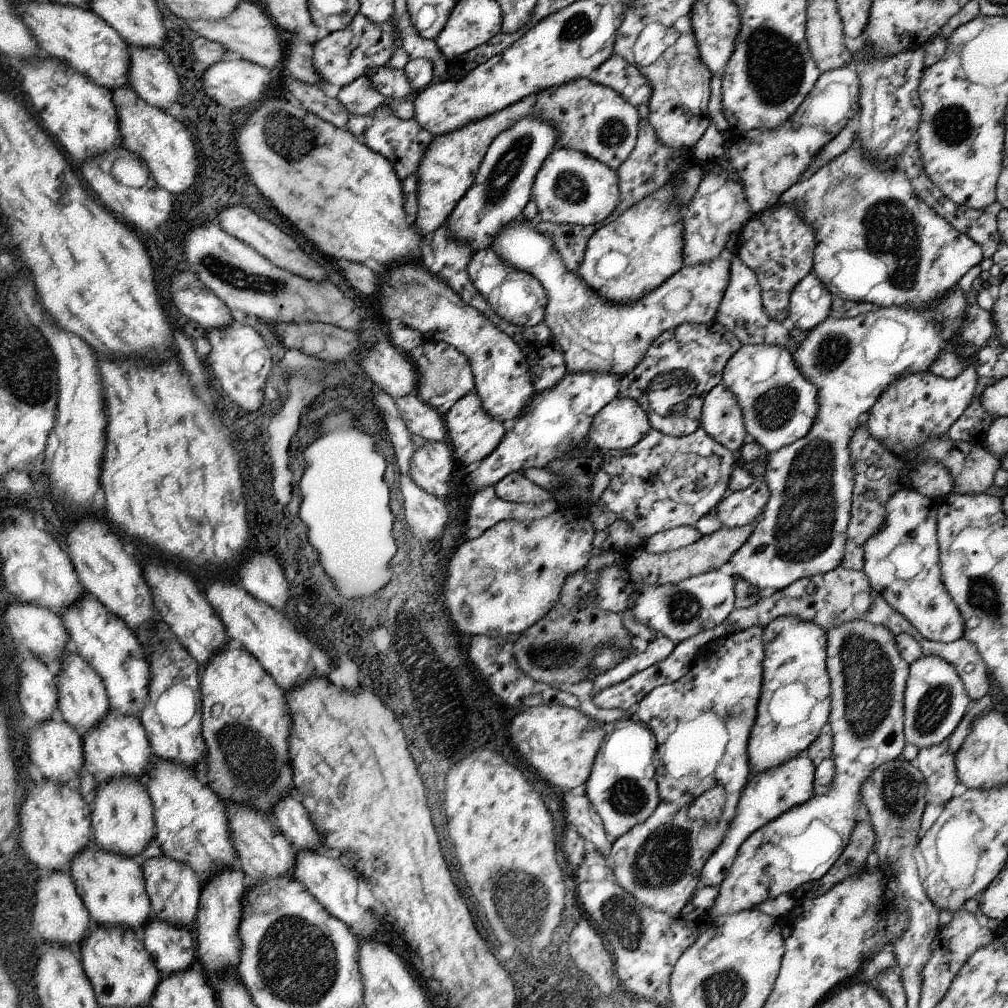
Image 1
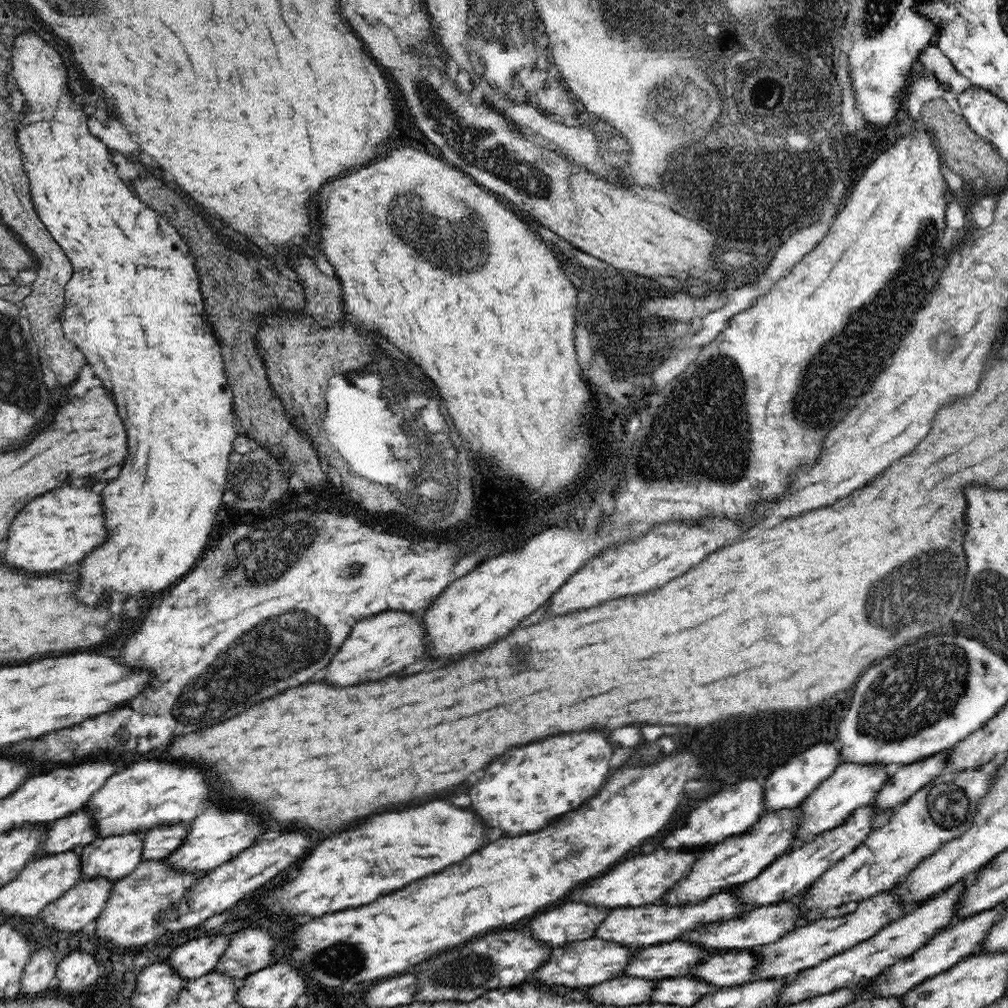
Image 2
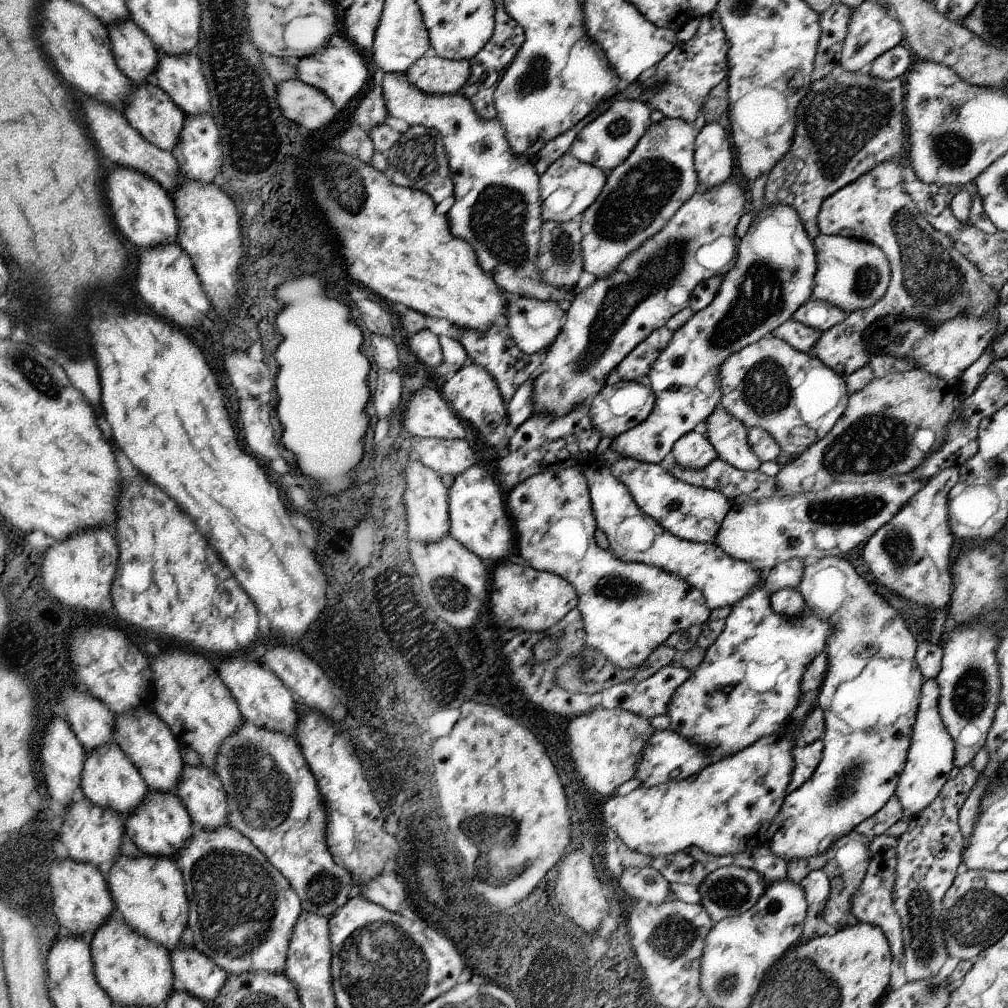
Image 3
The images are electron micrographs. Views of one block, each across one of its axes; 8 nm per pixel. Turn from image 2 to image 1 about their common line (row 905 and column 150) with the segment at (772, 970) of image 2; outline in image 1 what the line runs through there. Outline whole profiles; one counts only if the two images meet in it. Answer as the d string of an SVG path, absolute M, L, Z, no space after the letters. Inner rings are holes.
M159 856L159 858L149 858L141 864L143 874L145 874L145 888L151 900L151 920L167 922L177 928L195 928L197 920L197 908L199 908L199 898L201 898L201 882L193 868L189 868L183 862L177 862L169 856Z

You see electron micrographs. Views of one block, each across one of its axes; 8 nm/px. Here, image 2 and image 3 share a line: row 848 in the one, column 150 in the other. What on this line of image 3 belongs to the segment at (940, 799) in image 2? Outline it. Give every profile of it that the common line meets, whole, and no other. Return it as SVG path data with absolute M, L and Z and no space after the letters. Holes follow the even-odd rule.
M139 852L139 856L127 858L119 854L107 872L107 880L115 910L127 926L165 946L169 952L179 948L181 932L187 928L189 920L189 898L185 892L183 872L171 856L159 858Z

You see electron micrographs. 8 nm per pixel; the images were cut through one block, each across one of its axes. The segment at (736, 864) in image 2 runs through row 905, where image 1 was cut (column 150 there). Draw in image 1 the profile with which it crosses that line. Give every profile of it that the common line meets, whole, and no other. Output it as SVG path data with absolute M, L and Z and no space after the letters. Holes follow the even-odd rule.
M85 594L81 604L67 608L67 612L61 614L61 620L71 638L69 642L73 652L79 654L101 676L109 696L109 712L119 712L123 718L139 718L145 704L149 702L151 668L149 660L145 658L145 650L139 646L135 634L123 620L107 612L107 608L91 594Z

